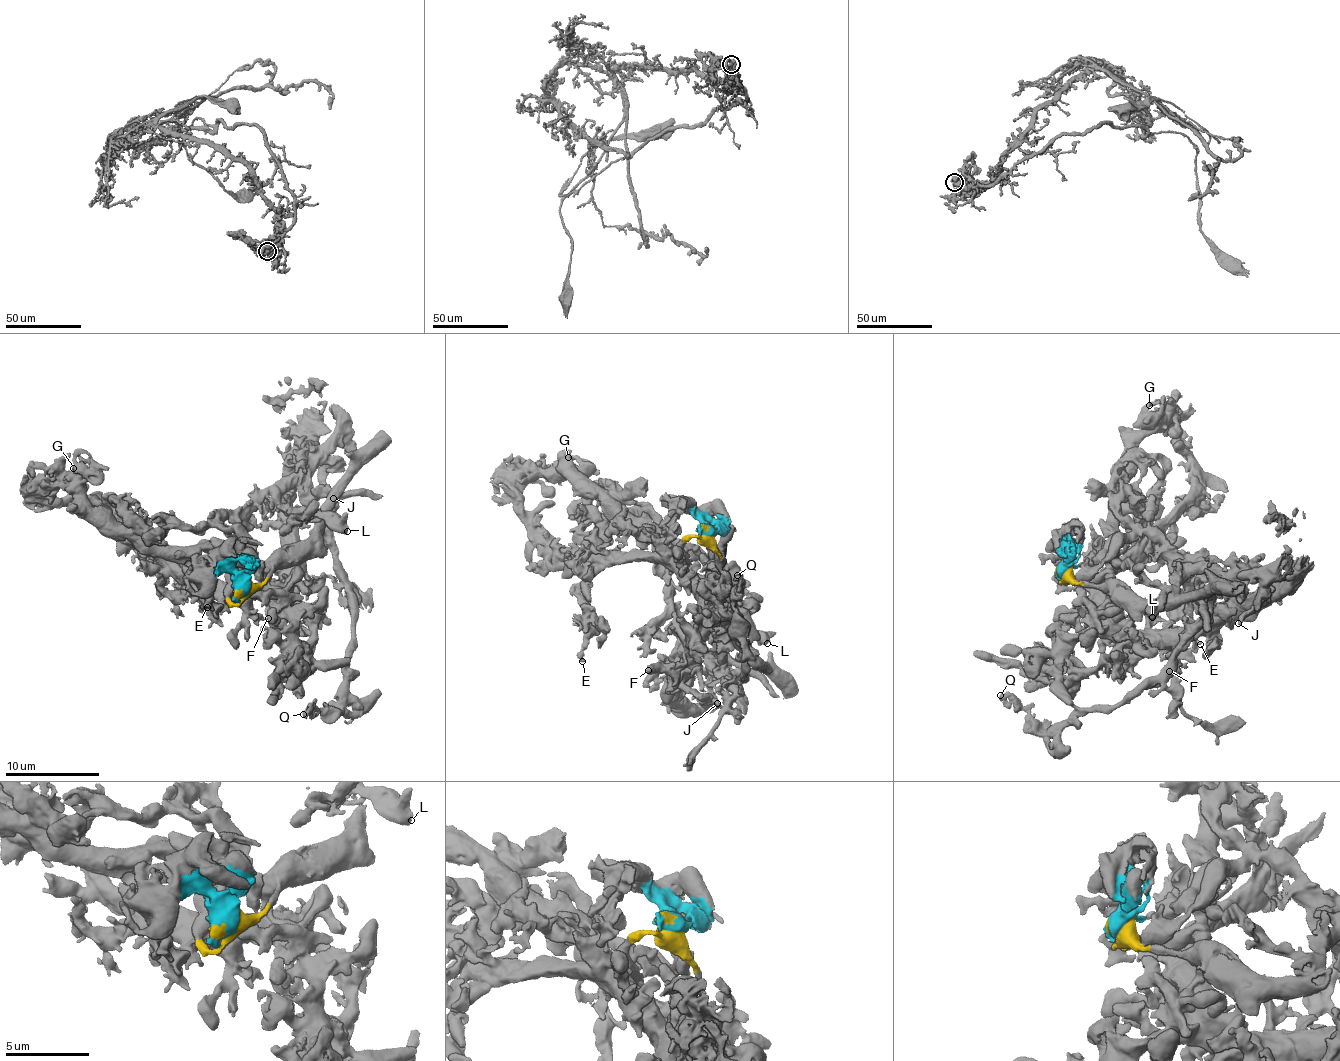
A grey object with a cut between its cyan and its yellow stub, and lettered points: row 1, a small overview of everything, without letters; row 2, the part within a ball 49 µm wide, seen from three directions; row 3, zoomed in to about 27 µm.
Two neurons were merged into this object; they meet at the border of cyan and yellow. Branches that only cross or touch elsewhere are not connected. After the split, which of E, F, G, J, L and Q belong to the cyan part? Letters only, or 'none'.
E, F, G, J, L, Q

